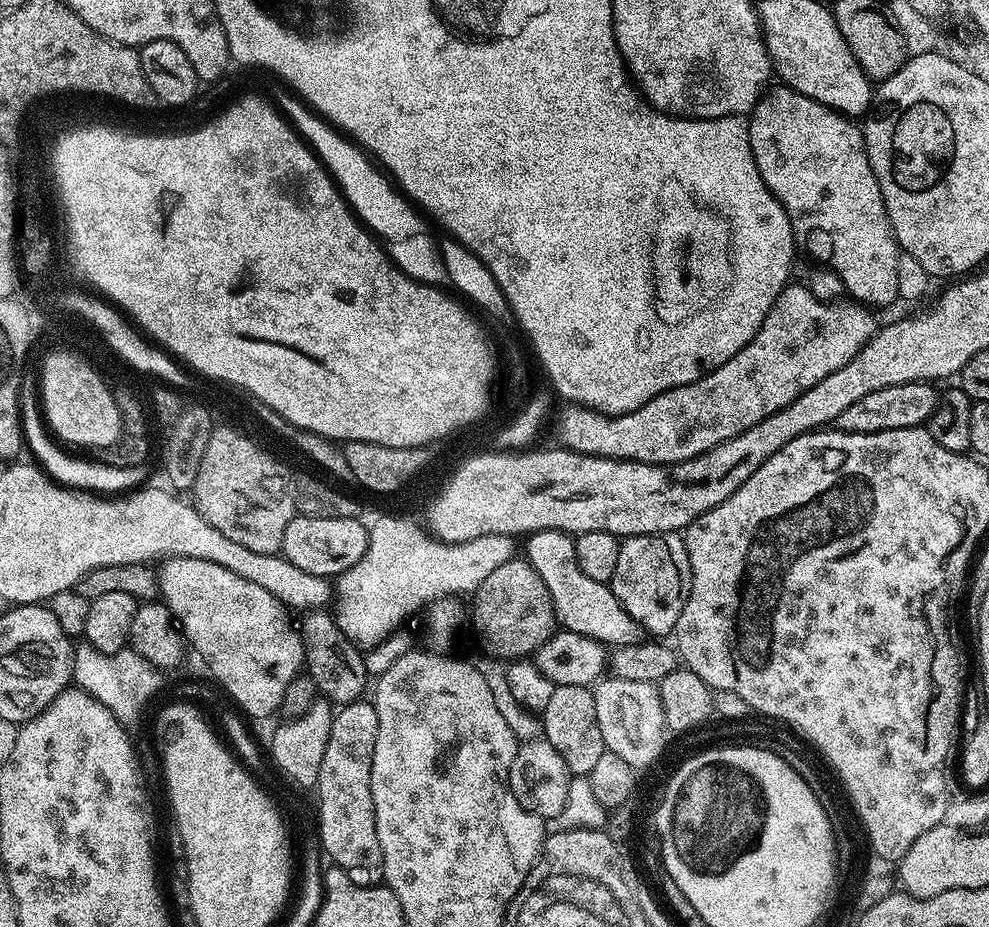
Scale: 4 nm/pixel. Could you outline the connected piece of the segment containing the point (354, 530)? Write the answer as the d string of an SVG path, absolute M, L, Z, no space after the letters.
M295 515L286 526L280 552L287 560L294 562L298 570L306 570L306 574L325 578L341 576L364 553L364 546L368 542L368 528L360 523L359 519L352 518L308 518Z

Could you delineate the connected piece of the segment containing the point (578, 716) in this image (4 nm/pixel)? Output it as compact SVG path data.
M557 684L550 697L550 702L542 711L542 736L548 740L551 746L554 746L558 753L562 754L562 759L566 762L573 777L587 777L590 770L594 770L598 758L606 751L602 730L598 730L598 710L594 710L594 698L592 697L593 689L591 687L583 688L582 686L566 686Z

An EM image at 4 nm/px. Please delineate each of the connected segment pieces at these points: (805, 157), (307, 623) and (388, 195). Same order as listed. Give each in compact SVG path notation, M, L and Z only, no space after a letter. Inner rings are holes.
M787 86L769 87L756 101L750 115L747 117L748 145L752 151L754 162L758 166L758 174L762 174L762 182L776 196L776 201L786 210L786 214L792 223L792 235L795 236L797 245L802 246L813 256L813 261L821 265L827 265L837 272L844 283L844 291L853 301L861 302L866 306L872 304L892 304L898 300L898 258L902 255L902 249L896 243L896 235L892 233L892 223L886 214L886 206L882 198L882 190L878 186L878 178L874 178L874 170L870 166L868 151L864 145L864 133L859 123L853 122L843 112L836 112L824 104L819 104L814 98L806 98L798 94L793 88Z
M308 610L303 613L304 621L298 624L300 641L304 644L304 668L307 675L312 677L316 684L316 691L323 699L336 706L351 704L365 695L364 687L369 687L370 675L367 666L364 665L365 653L356 645L350 643L346 634L336 624L336 617L328 610Z
M282 91L276 102L281 113L291 122L297 133L317 155L328 170L356 218L371 233L380 234L386 242L405 240L425 232L423 215L391 184L387 175L367 156L367 153L342 135L335 127L314 113L295 93ZM422 217L422 218L421 218ZM378 233L378 234L377 234Z

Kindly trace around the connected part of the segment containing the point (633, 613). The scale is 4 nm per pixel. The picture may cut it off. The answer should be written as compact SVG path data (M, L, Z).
M659 532L657 536L630 536L620 540L618 566L614 566L610 587L626 614L630 614L630 618L634 618L634 622L638 622L647 635L648 632L652 635L649 637L668 638L675 633L676 623L688 601L691 585L690 558L686 554L683 535Z

